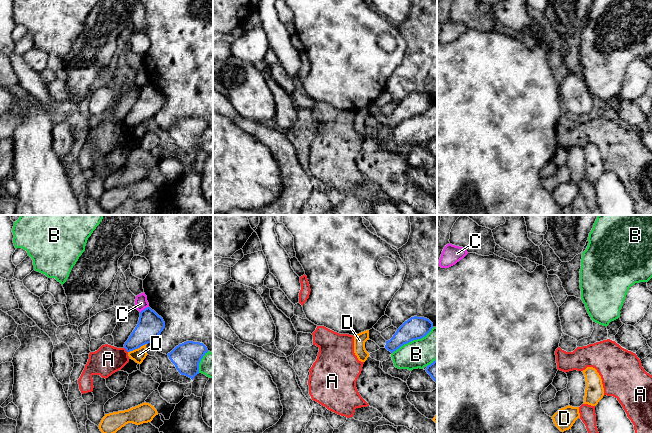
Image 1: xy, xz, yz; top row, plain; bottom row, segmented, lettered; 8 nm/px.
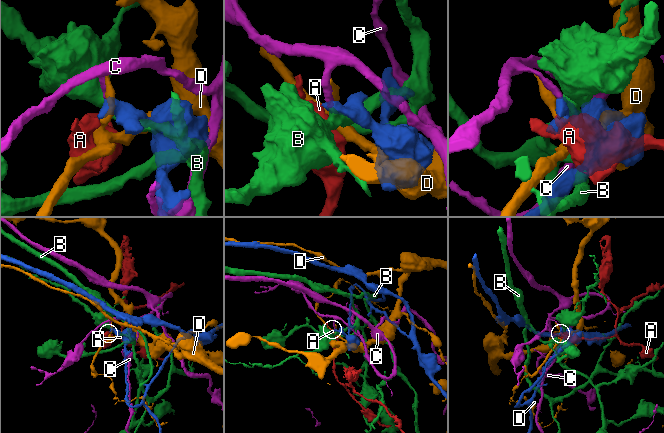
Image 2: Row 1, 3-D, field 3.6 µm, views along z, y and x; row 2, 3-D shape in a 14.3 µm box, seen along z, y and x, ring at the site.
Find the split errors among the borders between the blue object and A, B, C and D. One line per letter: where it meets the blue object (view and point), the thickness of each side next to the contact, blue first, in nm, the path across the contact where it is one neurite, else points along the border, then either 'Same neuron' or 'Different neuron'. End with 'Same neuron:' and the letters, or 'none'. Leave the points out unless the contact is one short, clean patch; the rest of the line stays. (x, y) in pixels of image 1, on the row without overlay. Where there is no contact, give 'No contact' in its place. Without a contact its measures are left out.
A: Touches blue at xy (126, 126). Thickness 190 nm (blue) against 220 nm. Boundary: xy (124, 123), (127, 128). Different neuron
B: Touches blue at xz (412, 116). Thickness 180 nm (blue) against 220 nm. Different neuron
C: Touches blue at xy (145, 84). Thickness 200 nm (blue) against 100 nm. Different neuron
D: Touches blue at xy (137, 124). Thickness 200 nm (blue) against 110 nm. Different neuron
Same neuron: none

